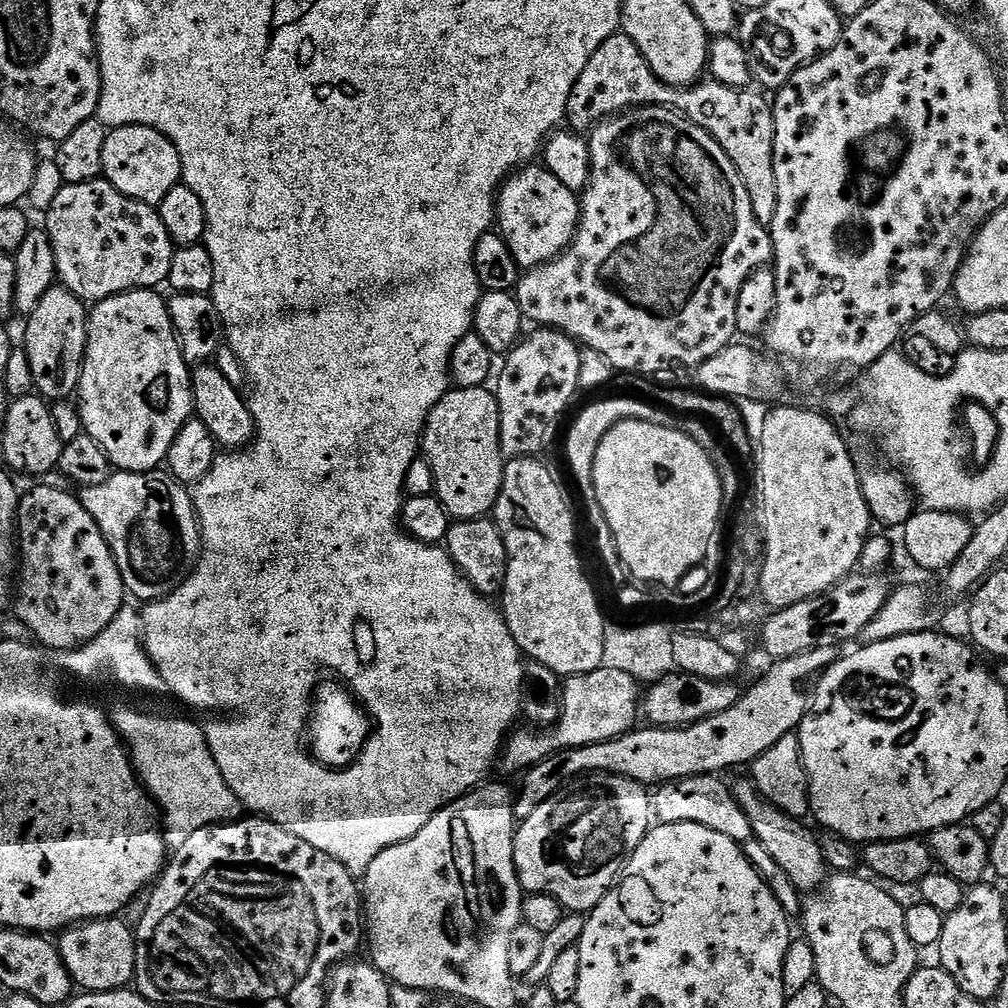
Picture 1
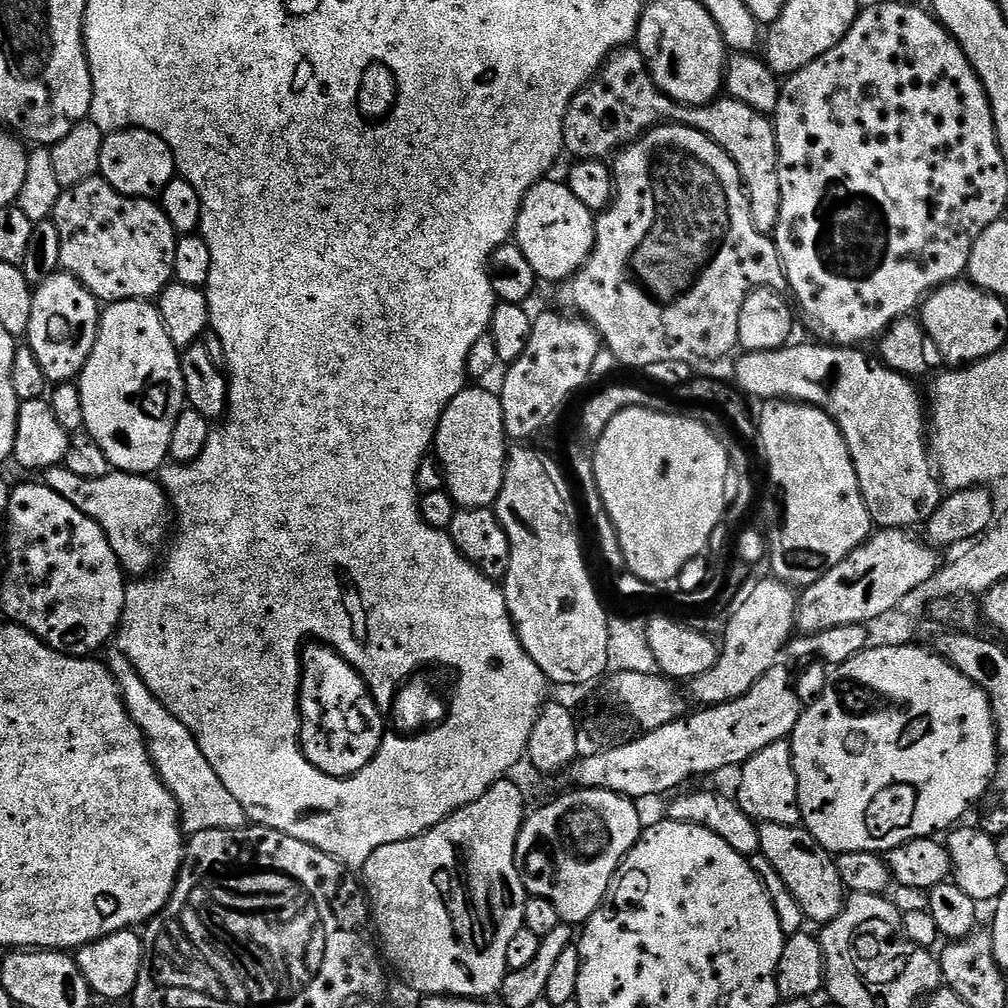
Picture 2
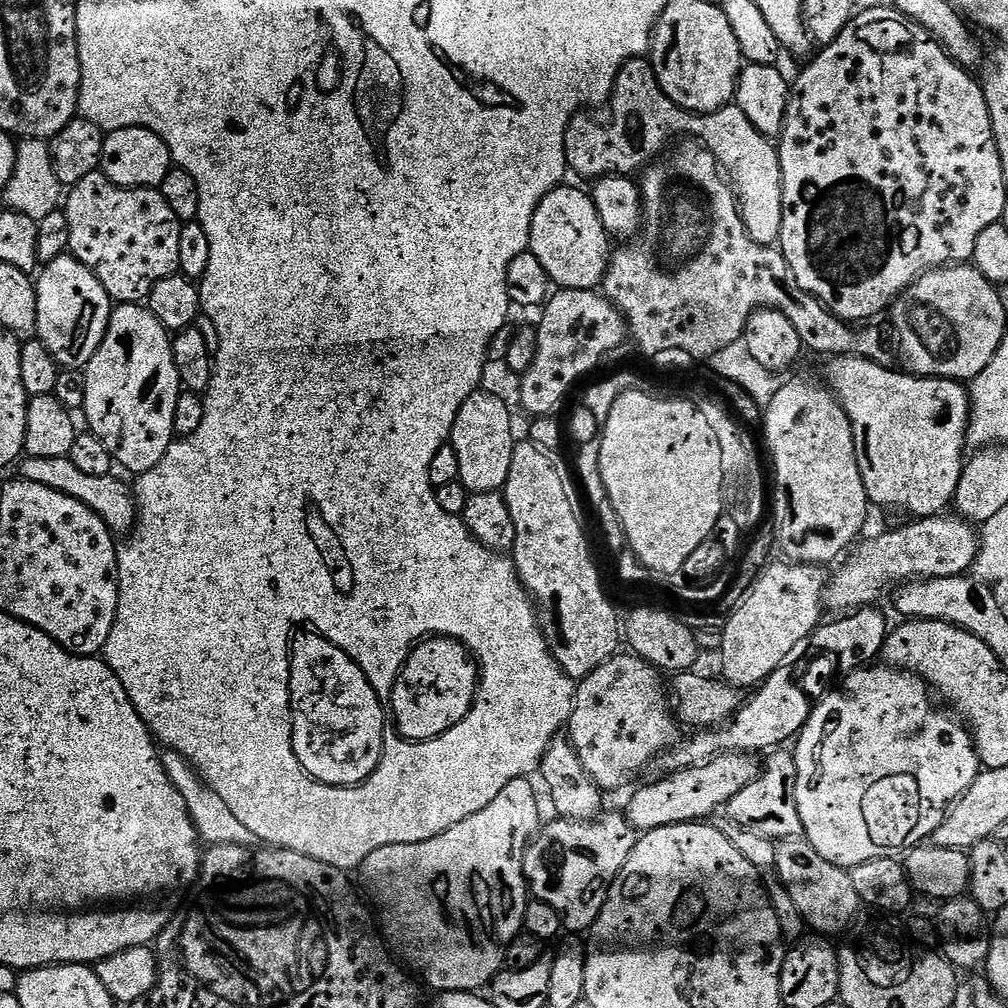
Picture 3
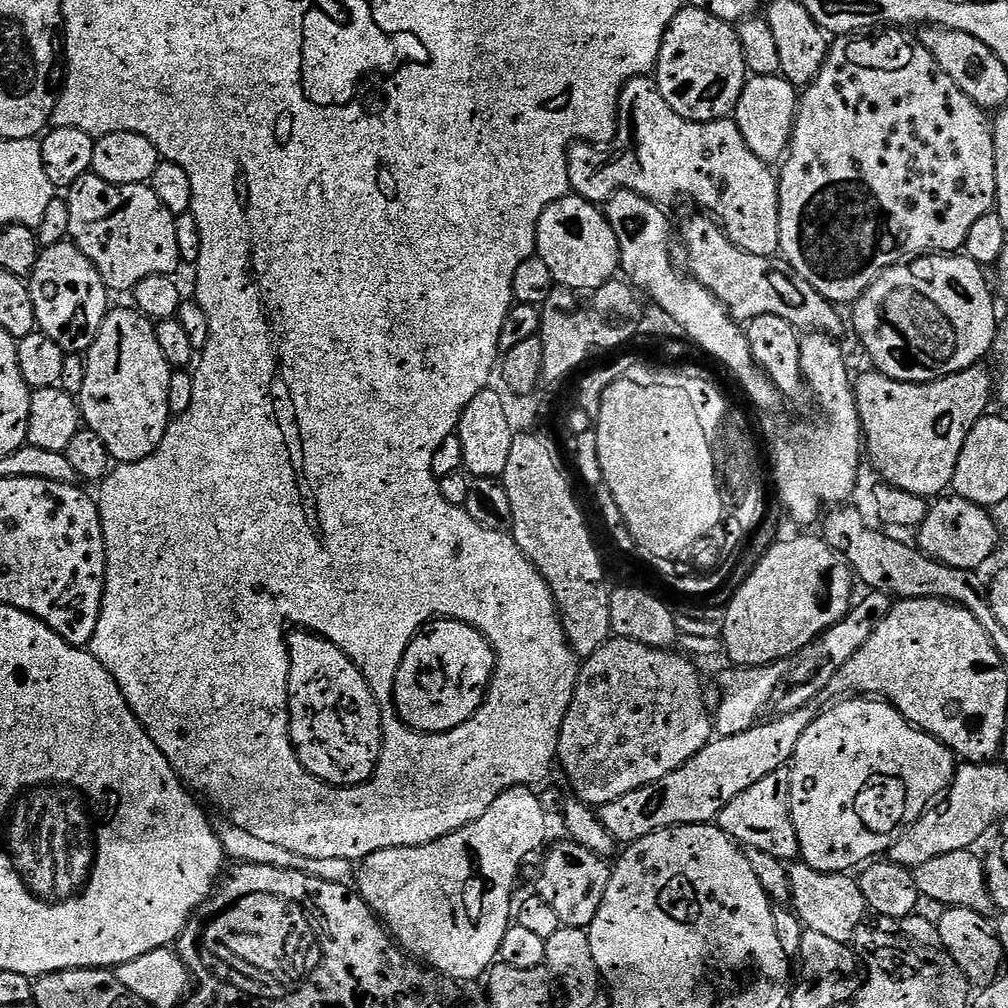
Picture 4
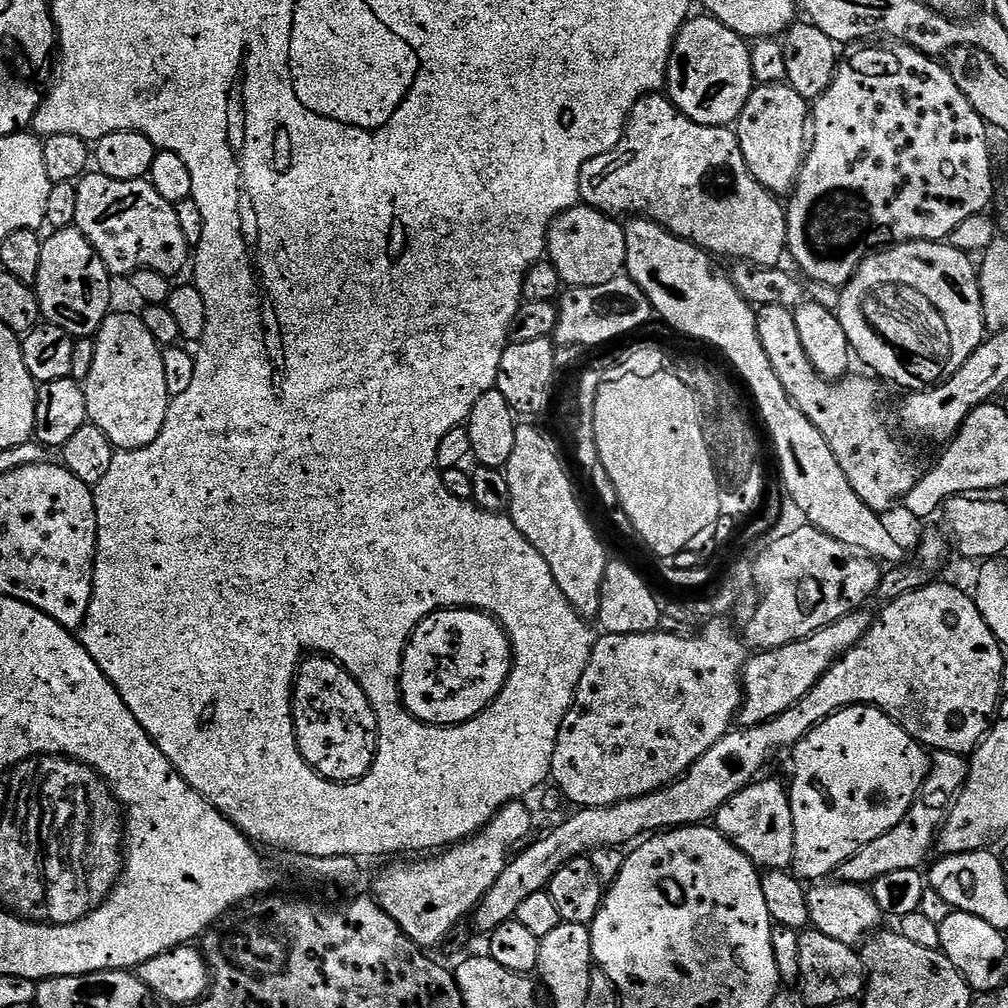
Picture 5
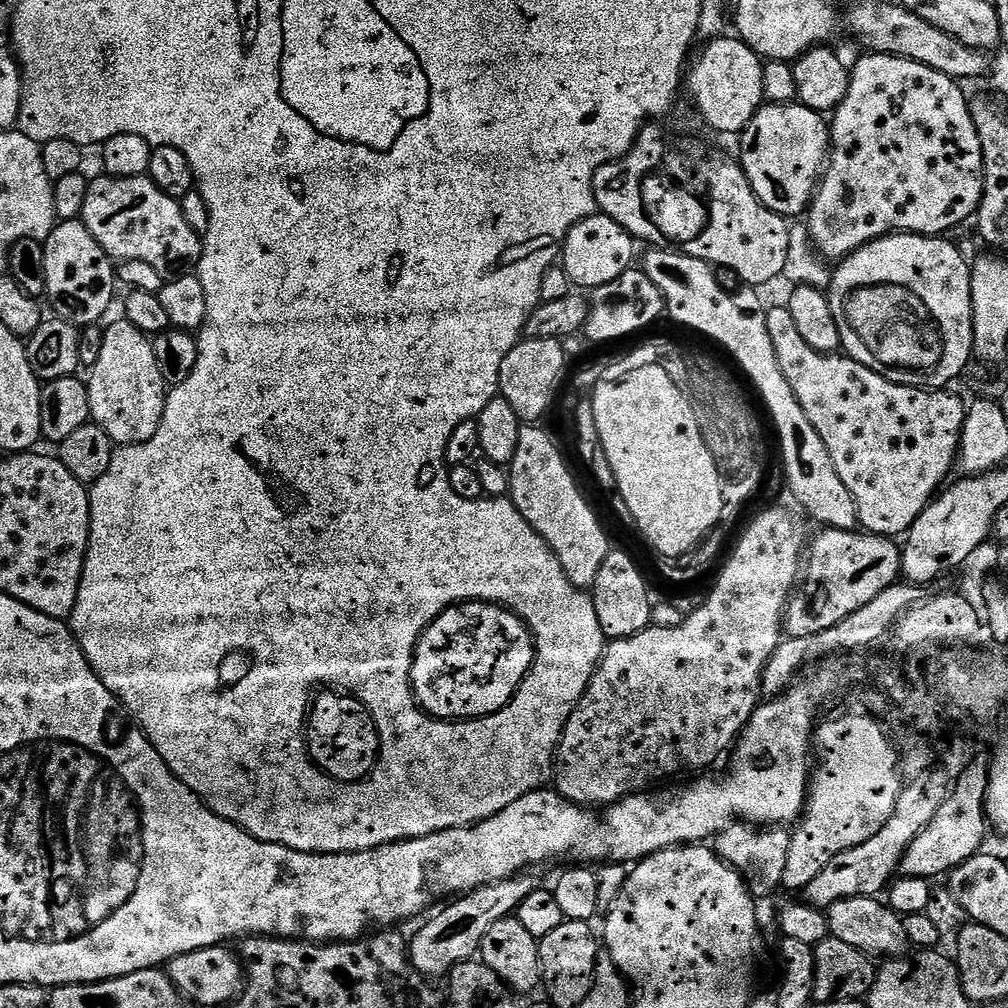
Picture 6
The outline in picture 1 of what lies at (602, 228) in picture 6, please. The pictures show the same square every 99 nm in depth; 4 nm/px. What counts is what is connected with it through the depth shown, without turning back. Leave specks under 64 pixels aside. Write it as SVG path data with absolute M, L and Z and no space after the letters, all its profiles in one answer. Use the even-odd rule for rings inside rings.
M525 166L504 181L496 206L498 232L510 246L510 254L520 263L521 269L537 268L539 264L549 264L561 256L572 244L576 227L580 225L580 200L577 193L566 190L558 178L543 166Z

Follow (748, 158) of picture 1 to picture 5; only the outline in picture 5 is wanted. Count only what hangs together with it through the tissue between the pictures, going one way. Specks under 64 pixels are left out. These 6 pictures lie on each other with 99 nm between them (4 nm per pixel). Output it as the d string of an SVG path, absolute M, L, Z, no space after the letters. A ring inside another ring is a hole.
M649 94L640 99L634 106L634 110L628 116L628 124L624 128L624 136L606 154L598 154L582 166L580 175L580 199L587 207L596 208L605 214L617 214L616 212L628 212L624 214L643 214L647 219L661 224L667 232L672 232L678 238L689 240L691 244L697 244L709 254L720 256L733 256L733 261L747 262L762 268L770 268L781 263L780 259L786 256L788 246L788 214L785 205L773 193L767 192L761 184L750 174L746 166L746 158L742 158L742 146L738 142L735 131L731 127L715 128L714 126L702 126L690 118L686 118L672 105L671 100L664 94Z

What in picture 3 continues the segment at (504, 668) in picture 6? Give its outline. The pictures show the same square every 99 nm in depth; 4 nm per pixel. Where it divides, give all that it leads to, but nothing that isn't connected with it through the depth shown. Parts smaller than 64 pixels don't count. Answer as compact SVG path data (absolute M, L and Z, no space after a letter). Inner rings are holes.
M437 635L421 640L408 653L408 661L392 687L390 716L396 719L395 731L405 740L433 740L449 732L472 709L477 683L478 665L459 640Z

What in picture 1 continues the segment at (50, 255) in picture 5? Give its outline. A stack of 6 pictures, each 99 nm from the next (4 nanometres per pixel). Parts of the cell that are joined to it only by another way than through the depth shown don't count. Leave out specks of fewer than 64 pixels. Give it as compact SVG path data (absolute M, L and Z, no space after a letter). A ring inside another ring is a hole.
M54 286L42 294L42 302L27 313L28 325L24 328L22 347L30 358L30 370L34 374L35 391L49 402L66 400L77 395L80 387L80 375L84 369L84 352L88 349L88 317L89 309L85 301L79 300L71 290L63 286Z

